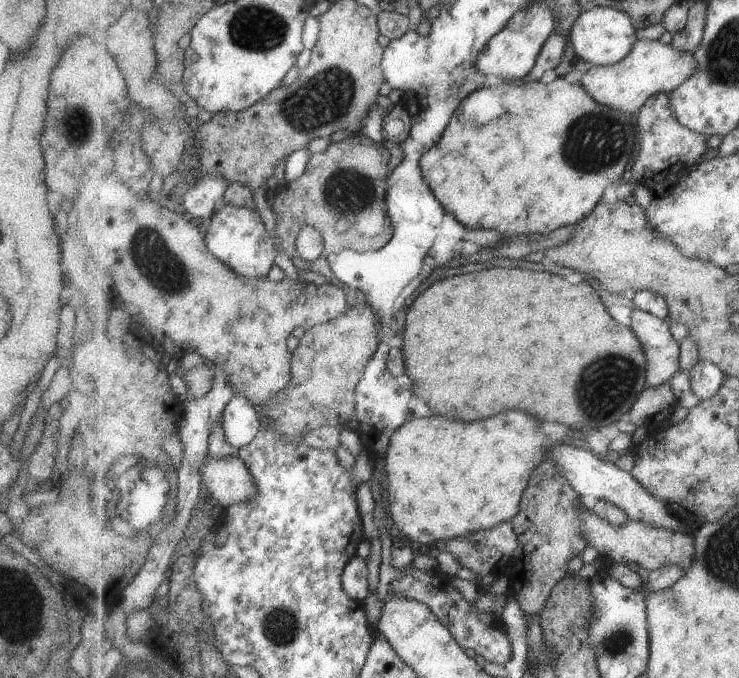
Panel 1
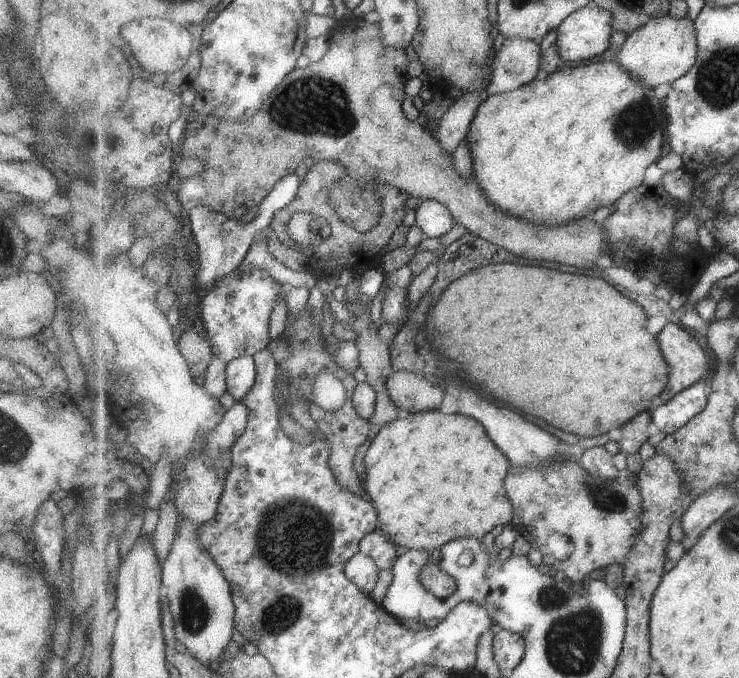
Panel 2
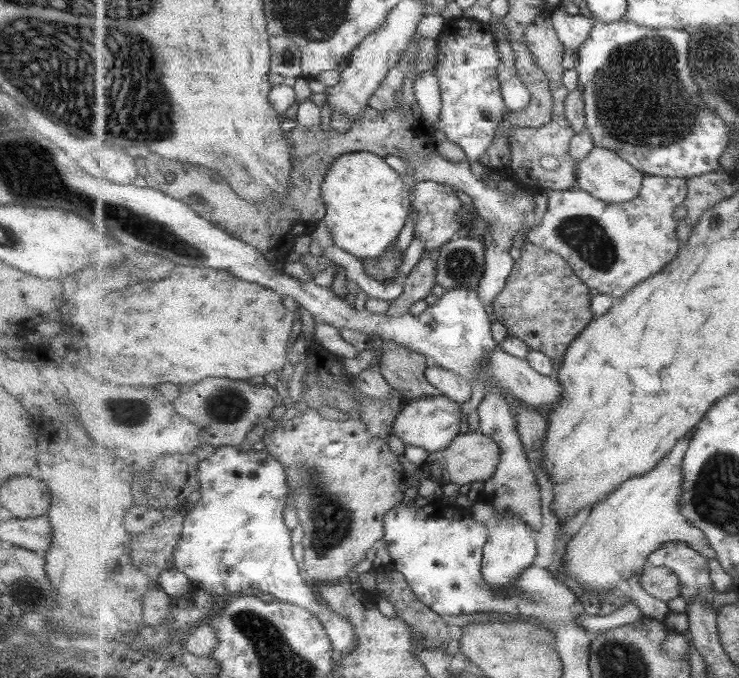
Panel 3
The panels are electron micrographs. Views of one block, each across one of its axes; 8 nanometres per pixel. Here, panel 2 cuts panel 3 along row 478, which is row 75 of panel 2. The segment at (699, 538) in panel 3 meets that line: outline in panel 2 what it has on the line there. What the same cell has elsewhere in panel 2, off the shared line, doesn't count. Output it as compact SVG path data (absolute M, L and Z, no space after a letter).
M670 14L657 16L627 36L617 54L617 62L641 85L647 89L659 84L672 84L687 74L698 59L698 32L696 24L689 18L676 19Z

